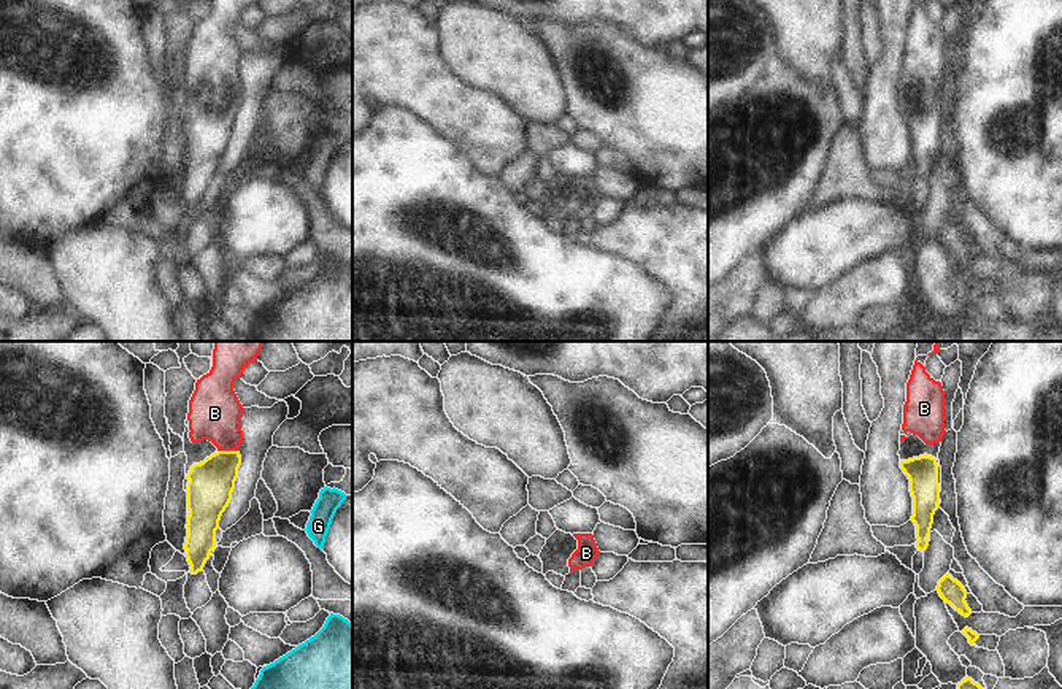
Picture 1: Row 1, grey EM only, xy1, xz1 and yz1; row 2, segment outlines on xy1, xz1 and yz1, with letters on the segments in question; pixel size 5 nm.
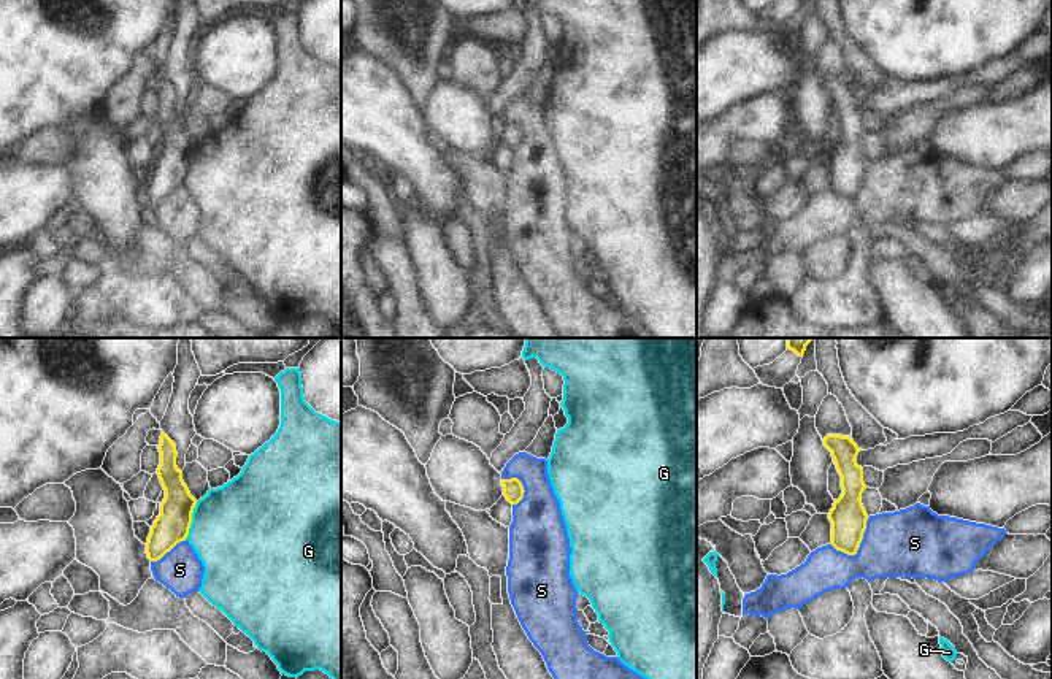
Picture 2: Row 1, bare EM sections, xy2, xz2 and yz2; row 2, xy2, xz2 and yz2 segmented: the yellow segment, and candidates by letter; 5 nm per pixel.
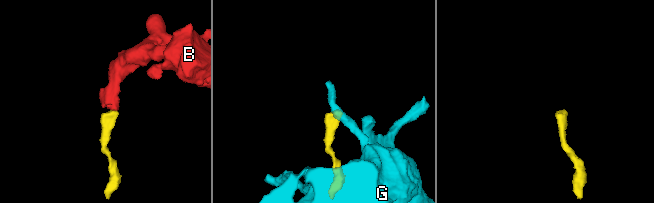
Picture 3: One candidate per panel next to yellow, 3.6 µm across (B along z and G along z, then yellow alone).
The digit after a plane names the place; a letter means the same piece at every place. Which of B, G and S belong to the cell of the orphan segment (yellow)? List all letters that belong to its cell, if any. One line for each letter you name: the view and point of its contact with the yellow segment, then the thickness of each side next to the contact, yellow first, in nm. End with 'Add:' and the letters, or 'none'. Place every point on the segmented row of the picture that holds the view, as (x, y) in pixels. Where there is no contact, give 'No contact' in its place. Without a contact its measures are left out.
B: Touches yellow at xy1 (227, 451). Thickness 220 nm (yellow) against 280 nm
Add: B

